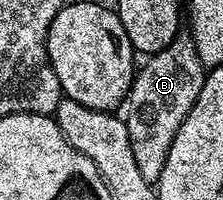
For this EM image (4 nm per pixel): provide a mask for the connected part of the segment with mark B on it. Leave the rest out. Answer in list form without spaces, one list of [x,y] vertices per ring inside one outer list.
[[[179,32],[172,42],[159,49],[160,51],[148,58],[133,74],[126,96],[129,114],[124,117],[134,159],[138,162],[142,177],[150,184],[159,180],[169,147],[173,144],[174,134],[193,108],[194,101],[198,99],[206,74],[189,32]]]

